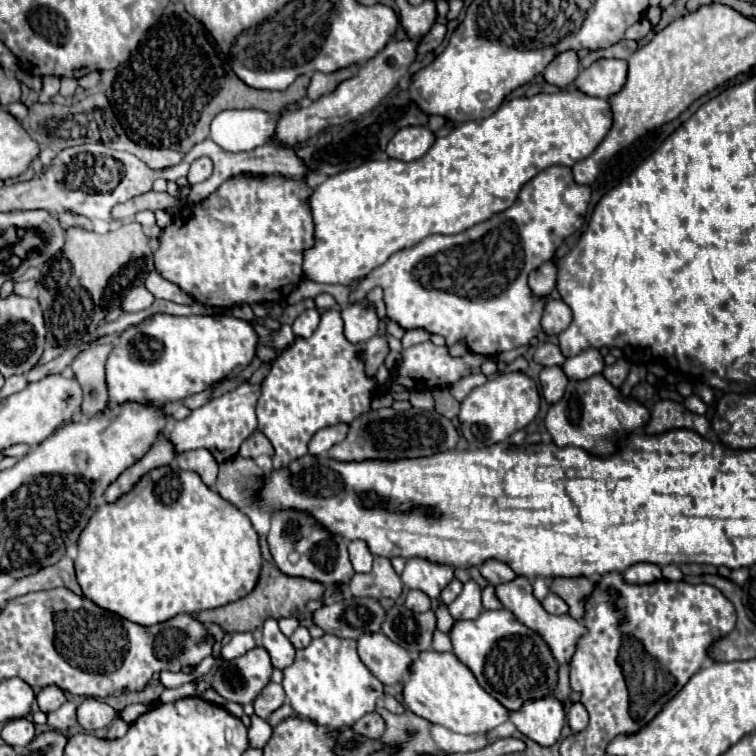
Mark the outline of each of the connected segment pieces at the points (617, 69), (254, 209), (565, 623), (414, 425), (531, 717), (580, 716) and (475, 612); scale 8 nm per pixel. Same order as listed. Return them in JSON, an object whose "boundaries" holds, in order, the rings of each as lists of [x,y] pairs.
{"boundaries":[[[[597,60],[577,76],[575,86],[589,96],[611,98],[625,86],[627,70],[627,60]]],[[[237,174],[227,178],[211,196],[197,204],[187,204],[177,216],[173,216],[173,222],[161,232],[159,236],[159,248],[155,250],[155,270],[175,286],[179,286],[183,292],[187,292],[195,302],[211,308],[233,308],[239,304],[261,304],[261,302],[283,302],[287,296],[297,288],[297,284],[303,280],[303,254],[305,250],[313,248],[315,244],[315,224],[313,214],[309,208],[309,196],[313,194],[313,188],[305,180],[281,176],[281,174],[261,174],[259,178],[249,174]]],[[[515,576],[511,582],[495,586],[495,594],[501,600],[501,604],[517,616],[517,620],[521,620],[527,628],[533,628],[535,632],[541,634],[541,638],[549,644],[549,648],[553,648],[553,656],[557,656],[559,664],[567,664],[571,660],[571,656],[575,652],[575,642],[585,632],[585,628],[577,620],[573,620],[569,614],[553,616],[553,614],[545,612],[541,602],[533,596],[533,586],[525,576]]],[[[393,408],[369,410],[349,424],[347,438],[329,450],[329,458],[337,462],[363,462],[363,460],[403,460],[423,458],[437,452],[447,452],[457,446],[455,426],[441,414],[431,410],[411,408],[407,412],[395,412]]],[[[537,700],[537,704],[525,704],[521,712],[511,712],[511,722],[521,734],[537,742],[539,746],[553,746],[565,724],[563,704],[553,700]]],[[[577,702],[577,704],[571,704],[569,706],[569,714],[567,714],[567,722],[569,722],[569,726],[571,726],[571,730],[577,734],[577,732],[581,732],[585,726],[587,726],[587,720],[589,720],[589,716],[587,716],[587,712],[585,712],[585,708]]],[[[475,580],[465,582],[463,592],[447,608],[449,608],[449,614],[455,620],[475,620],[483,612],[483,608],[481,608],[481,588],[477,586],[477,582]]]]}

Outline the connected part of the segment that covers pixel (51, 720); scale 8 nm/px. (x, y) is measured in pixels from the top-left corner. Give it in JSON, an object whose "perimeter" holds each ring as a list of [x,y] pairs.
{"perimeter":[[[65,702],[59,710],[47,714],[47,724],[53,730],[69,730],[71,726],[77,724],[77,704]]]}

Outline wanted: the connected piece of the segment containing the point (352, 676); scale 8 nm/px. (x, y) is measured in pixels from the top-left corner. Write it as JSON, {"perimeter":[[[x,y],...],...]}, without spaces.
{"perimeter":[[[323,634],[311,640],[307,648],[297,650],[295,662],[283,670],[283,688],[289,704],[301,718],[315,720],[329,728],[355,724],[365,714],[373,712],[377,700],[383,698],[383,684],[361,662],[357,642],[335,634]]]}

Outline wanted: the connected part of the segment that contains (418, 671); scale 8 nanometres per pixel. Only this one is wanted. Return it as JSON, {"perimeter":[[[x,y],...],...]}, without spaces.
{"perimeter":[[[421,652],[421,658],[411,664],[411,676],[403,686],[403,698],[417,716],[459,734],[487,734],[509,720],[509,712],[477,684],[473,672],[469,672],[453,652]]]}

